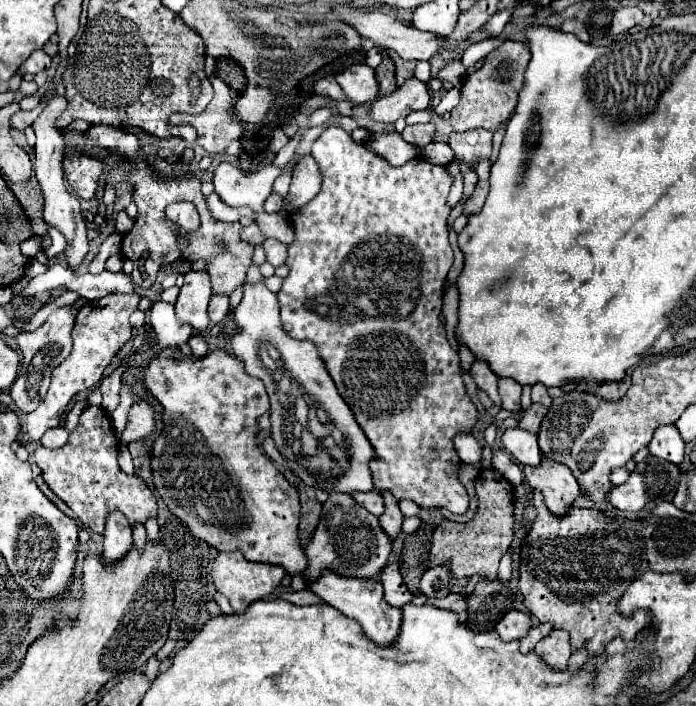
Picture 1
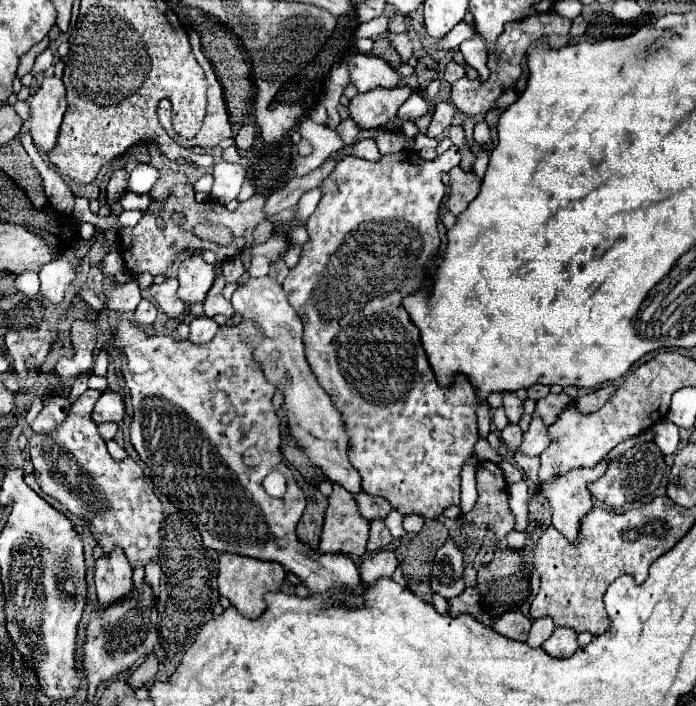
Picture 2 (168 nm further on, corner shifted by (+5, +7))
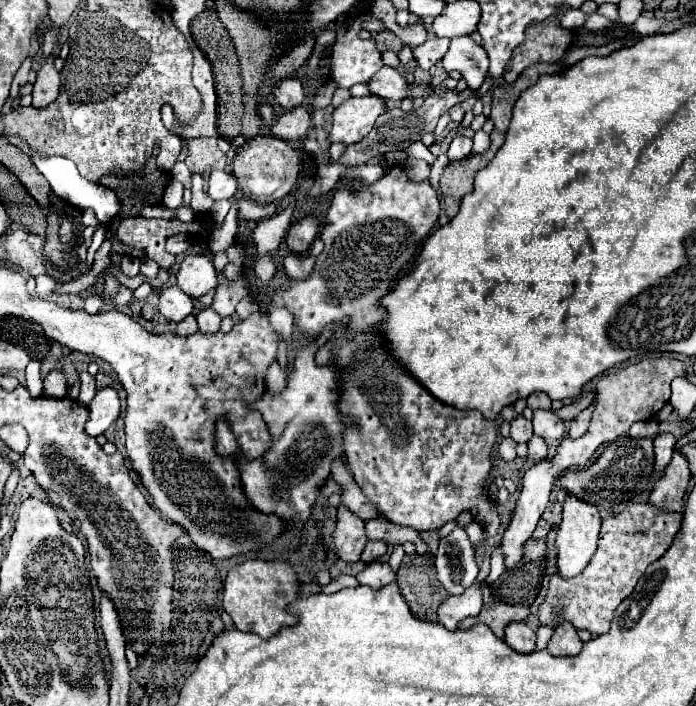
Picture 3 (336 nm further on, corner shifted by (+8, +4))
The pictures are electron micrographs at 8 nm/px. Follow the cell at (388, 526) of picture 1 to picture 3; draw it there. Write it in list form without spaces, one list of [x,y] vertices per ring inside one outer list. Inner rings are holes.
[[[368,540],[366,548],[364,548],[364,552],[362,552],[360,562],[370,564],[370,562],[374,562],[374,560],[382,558],[382,556],[386,554],[386,550],[388,550],[388,548],[386,548],[386,544],[384,544],[384,542],[380,542],[380,540]]]

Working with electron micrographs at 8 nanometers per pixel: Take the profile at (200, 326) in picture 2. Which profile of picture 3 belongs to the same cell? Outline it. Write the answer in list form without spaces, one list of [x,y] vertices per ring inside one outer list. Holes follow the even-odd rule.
[[[204,308],[198,312],[198,326],[200,326],[200,332],[204,334],[214,334],[220,330],[220,316],[212,310],[212,308]]]

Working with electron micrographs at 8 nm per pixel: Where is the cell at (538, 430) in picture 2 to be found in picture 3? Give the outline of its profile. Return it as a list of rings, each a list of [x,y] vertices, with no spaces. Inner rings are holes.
[[[536,410],[532,424],[534,424],[534,434],[546,440],[558,440],[566,432],[566,422],[560,420],[552,410]]]

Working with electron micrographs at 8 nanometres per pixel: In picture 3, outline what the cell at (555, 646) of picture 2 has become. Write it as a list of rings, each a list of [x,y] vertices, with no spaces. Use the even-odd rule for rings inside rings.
[[[558,624],[548,642],[548,652],[554,656],[576,656],[580,650],[582,642],[576,628],[572,628],[572,624]]]

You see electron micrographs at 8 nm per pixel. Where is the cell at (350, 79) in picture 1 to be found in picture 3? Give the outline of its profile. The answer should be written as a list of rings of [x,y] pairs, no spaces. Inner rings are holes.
[[[382,66],[376,76],[368,82],[368,88],[372,94],[384,98],[384,100],[404,100],[410,98],[410,88],[406,78],[390,66]]]

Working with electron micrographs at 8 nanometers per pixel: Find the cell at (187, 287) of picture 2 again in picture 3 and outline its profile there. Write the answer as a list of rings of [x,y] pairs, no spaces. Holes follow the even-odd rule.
[[[188,256],[176,274],[176,284],[188,296],[200,298],[216,288],[218,278],[212,262],[206,256]]]

